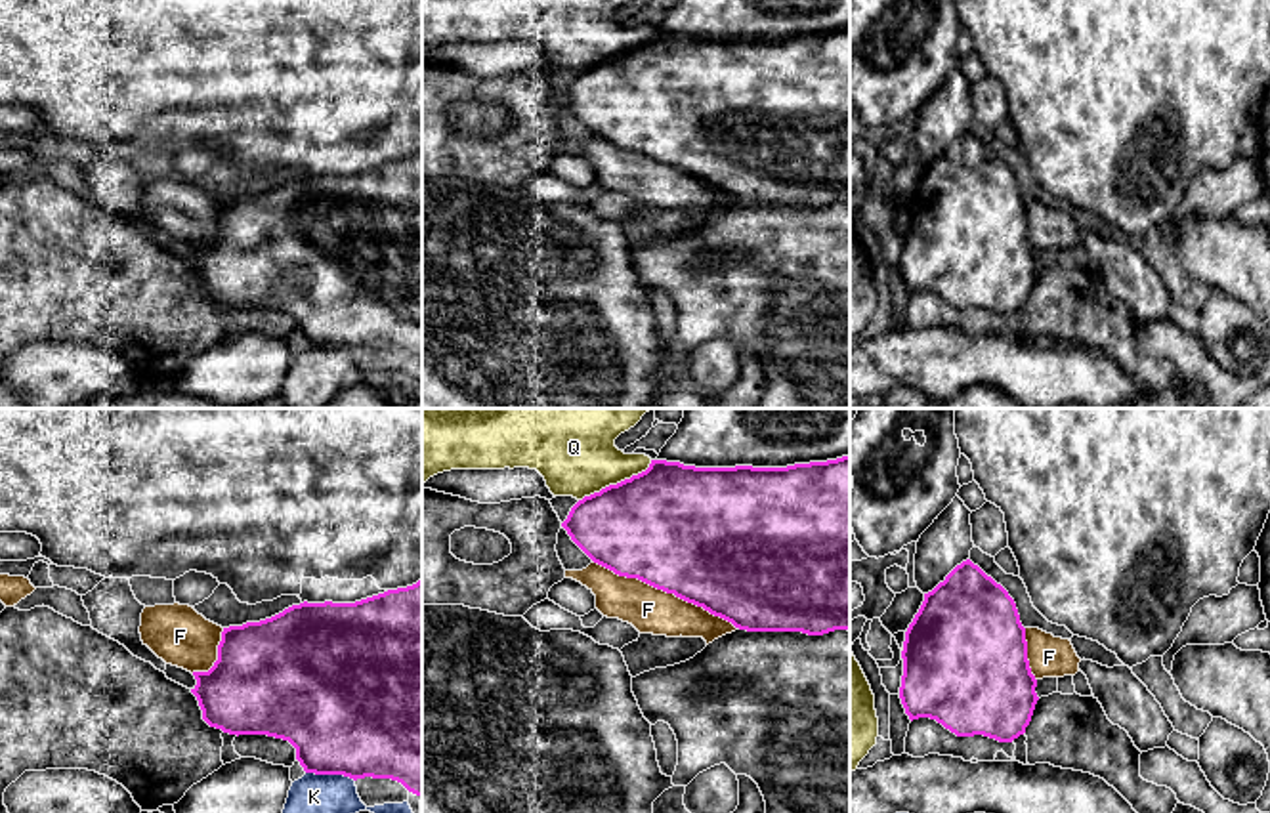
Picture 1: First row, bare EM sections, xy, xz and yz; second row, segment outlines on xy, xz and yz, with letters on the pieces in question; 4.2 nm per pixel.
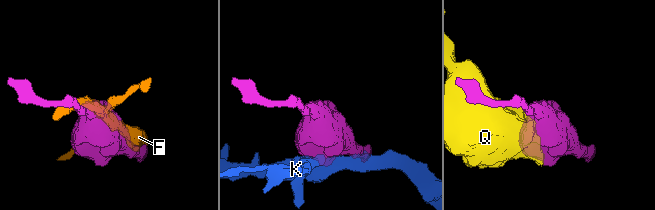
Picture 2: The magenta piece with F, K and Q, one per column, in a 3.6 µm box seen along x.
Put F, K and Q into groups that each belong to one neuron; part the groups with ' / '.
F / K / Q

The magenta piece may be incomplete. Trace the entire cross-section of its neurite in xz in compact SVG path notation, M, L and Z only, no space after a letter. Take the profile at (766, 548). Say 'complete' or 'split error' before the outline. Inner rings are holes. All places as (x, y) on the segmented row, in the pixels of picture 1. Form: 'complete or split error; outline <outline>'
complete; outline M850 454L836 460L794 464L787 468L695 468L680 462L651 460L646 471L579 500L561 527L594 563L619 576L638 578L657 590L674 594L731 622L739 630L802 632L808 636L823 636L835 630L850 632Z

